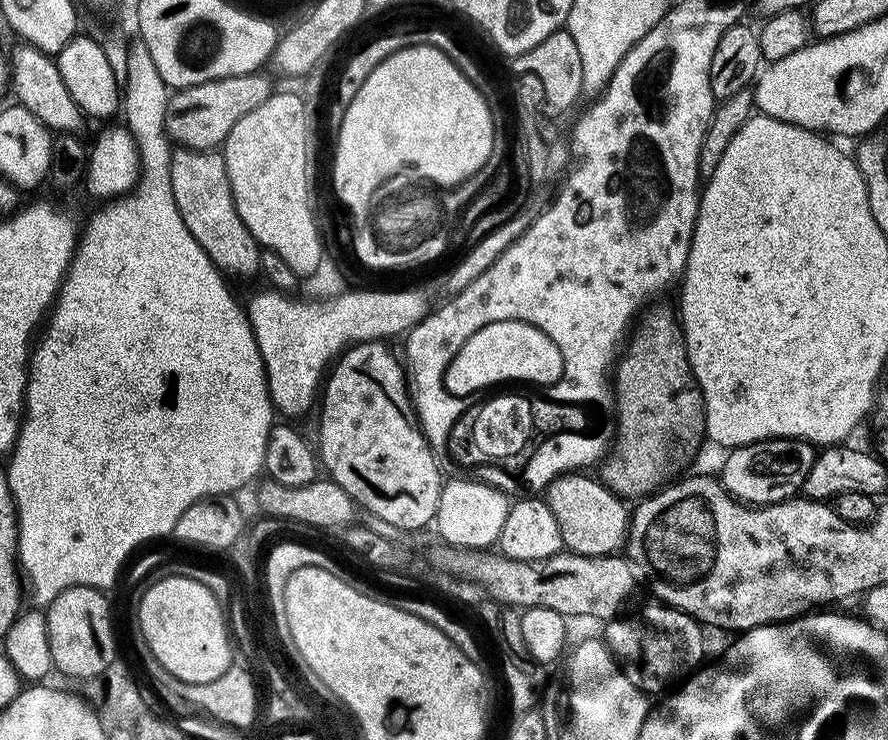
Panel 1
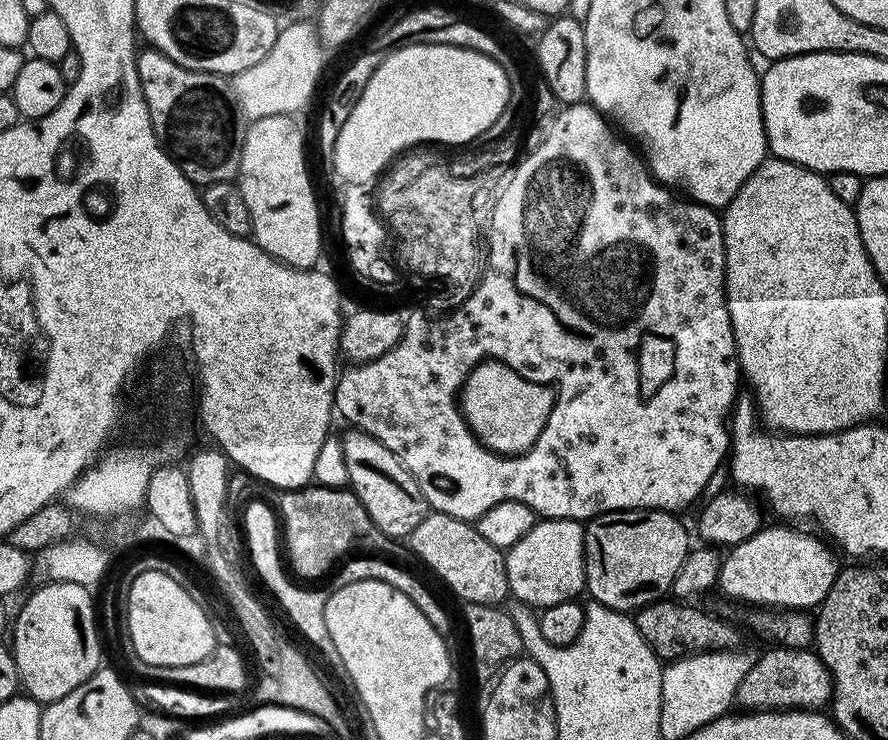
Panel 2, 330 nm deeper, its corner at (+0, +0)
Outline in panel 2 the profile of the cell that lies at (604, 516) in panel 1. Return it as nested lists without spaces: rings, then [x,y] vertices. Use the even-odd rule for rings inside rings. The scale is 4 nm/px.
[[[638,508],[626,512],[604,512],[584,524],[584,586],[595,603],[625,614],[663,600],[672,591],[672,583],[690,551],[688,532],[679,515],[657,508]]]

